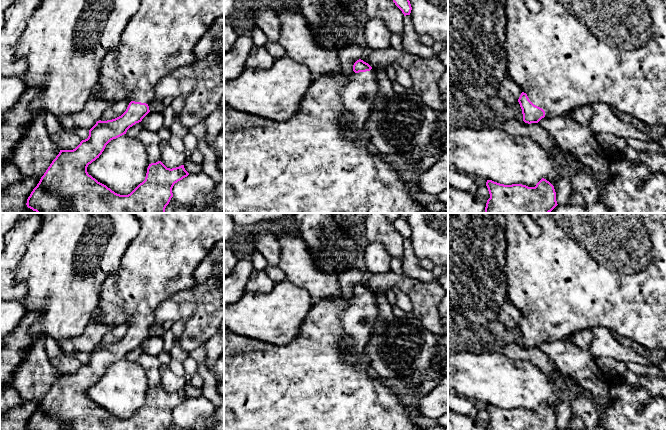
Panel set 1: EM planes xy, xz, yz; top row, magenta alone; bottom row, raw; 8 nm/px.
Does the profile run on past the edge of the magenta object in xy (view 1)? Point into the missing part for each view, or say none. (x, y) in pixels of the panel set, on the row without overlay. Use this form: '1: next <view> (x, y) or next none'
1: next none

